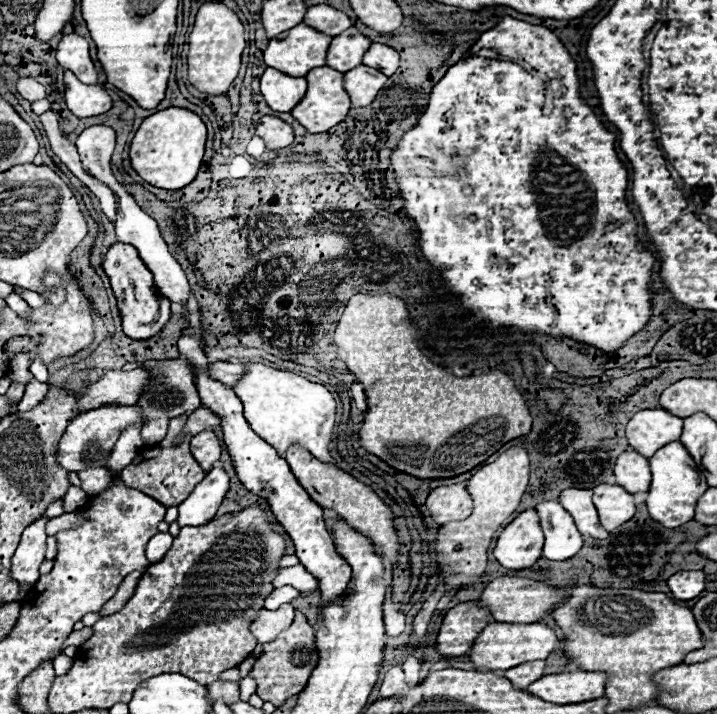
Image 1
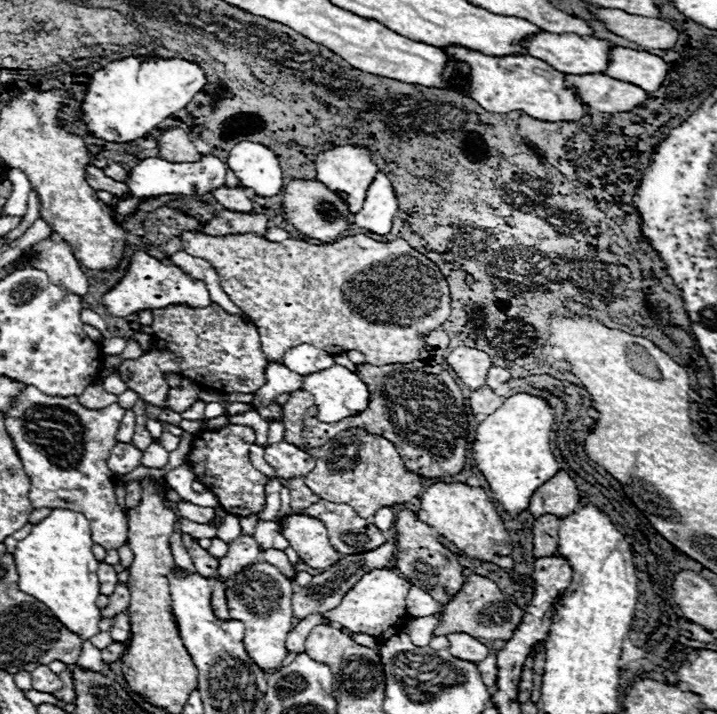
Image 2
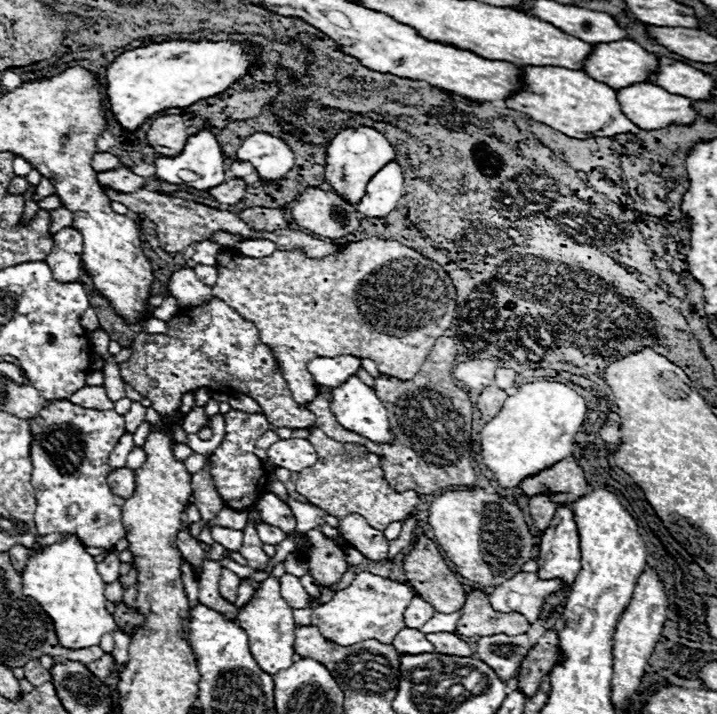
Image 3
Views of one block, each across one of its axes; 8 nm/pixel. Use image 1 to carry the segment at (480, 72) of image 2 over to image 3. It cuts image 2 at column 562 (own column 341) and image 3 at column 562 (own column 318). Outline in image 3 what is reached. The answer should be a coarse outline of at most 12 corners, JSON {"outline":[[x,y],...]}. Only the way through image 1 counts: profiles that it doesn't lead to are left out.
{"outline":[[520,66],[506,106],[570,138],[638,132],[614,88]]}

